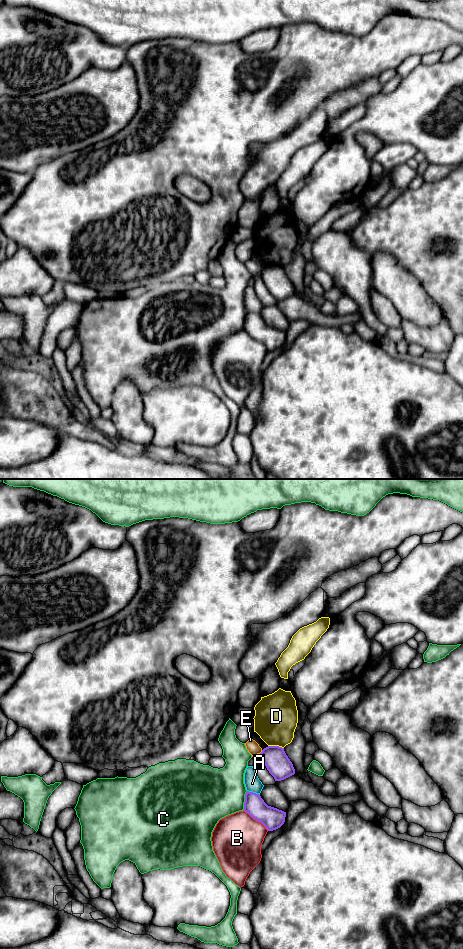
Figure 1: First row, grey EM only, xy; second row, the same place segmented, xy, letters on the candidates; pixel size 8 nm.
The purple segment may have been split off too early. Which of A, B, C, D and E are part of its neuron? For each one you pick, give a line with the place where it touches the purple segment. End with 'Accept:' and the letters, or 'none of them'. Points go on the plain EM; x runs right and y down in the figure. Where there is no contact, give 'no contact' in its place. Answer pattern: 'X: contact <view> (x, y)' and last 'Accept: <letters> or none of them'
Accept: none of them

